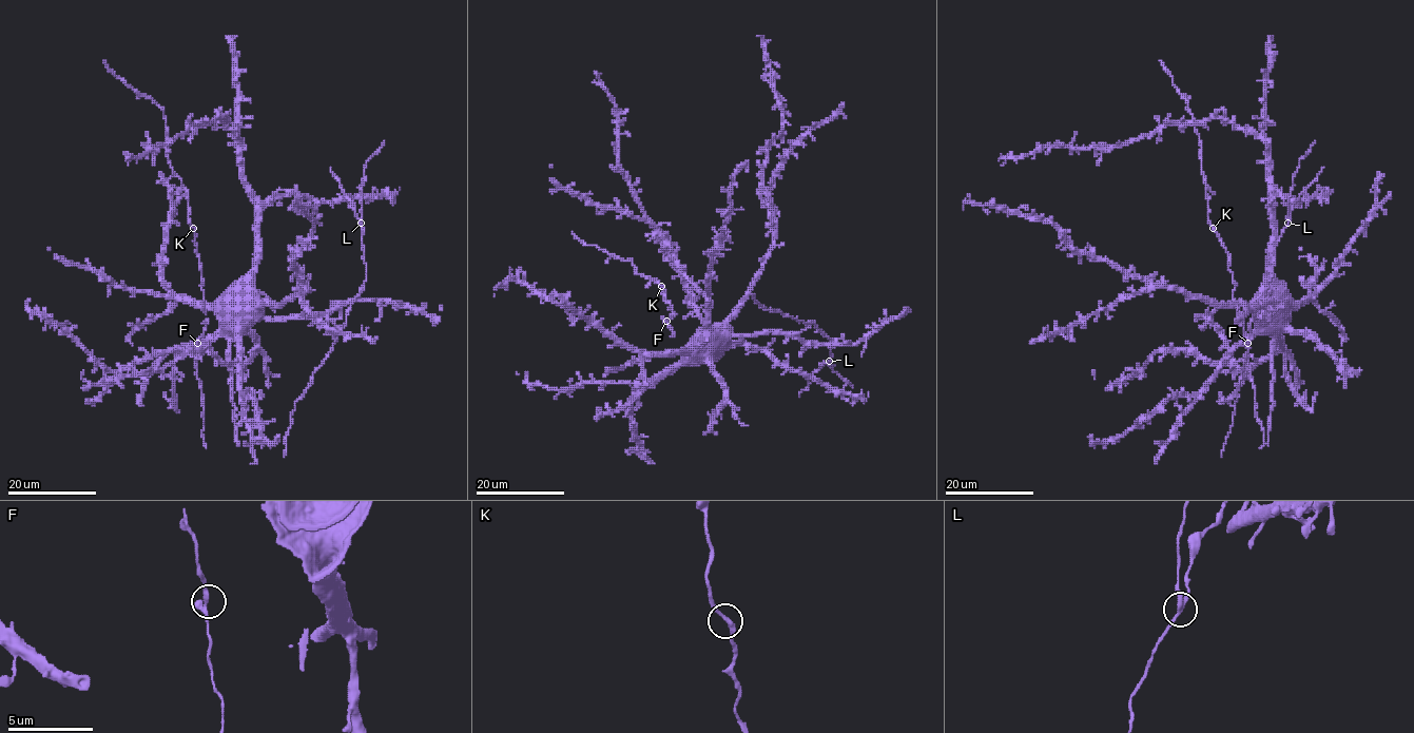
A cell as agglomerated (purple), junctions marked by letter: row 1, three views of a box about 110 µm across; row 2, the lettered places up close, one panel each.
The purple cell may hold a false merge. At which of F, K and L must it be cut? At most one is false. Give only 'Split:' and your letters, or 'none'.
Split: L

